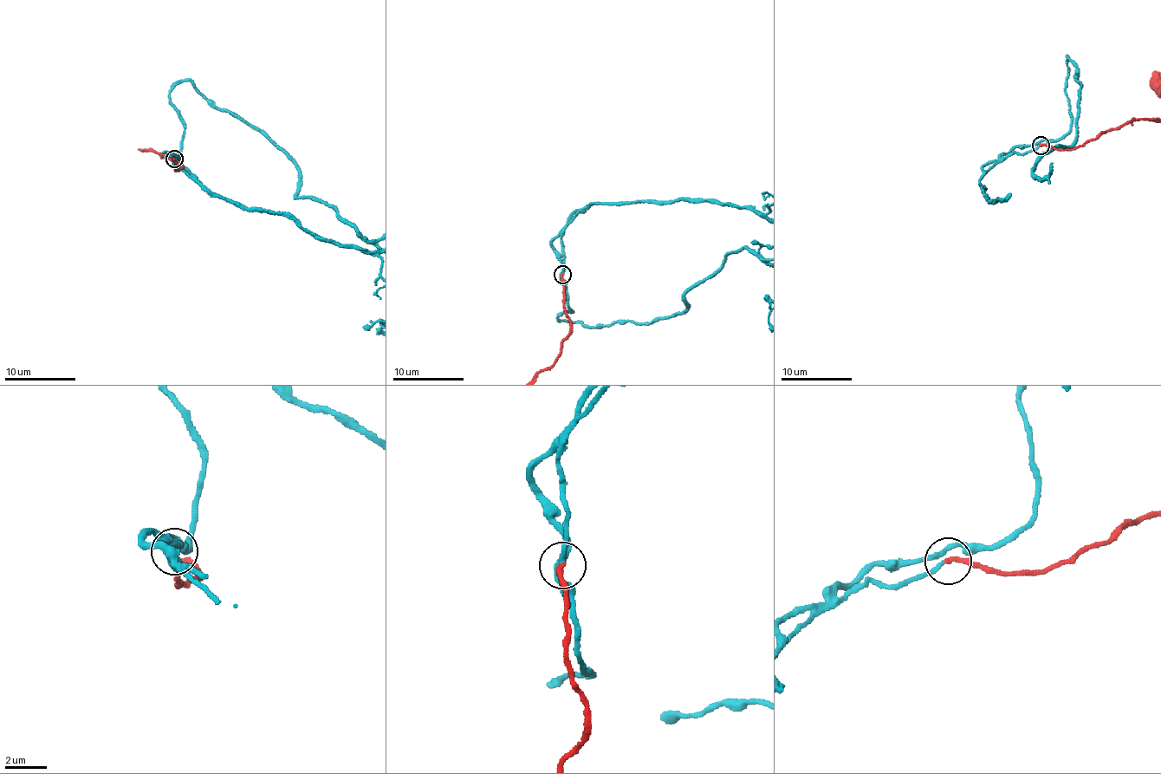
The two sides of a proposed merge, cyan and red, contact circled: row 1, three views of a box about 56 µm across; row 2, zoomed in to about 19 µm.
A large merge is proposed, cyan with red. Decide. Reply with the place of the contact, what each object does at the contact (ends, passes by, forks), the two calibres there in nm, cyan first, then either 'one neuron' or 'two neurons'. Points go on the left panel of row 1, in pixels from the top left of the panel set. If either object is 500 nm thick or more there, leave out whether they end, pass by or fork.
place (174, 159); cyan forks; red ends; calibres 150 and 260 nm; one neuron

